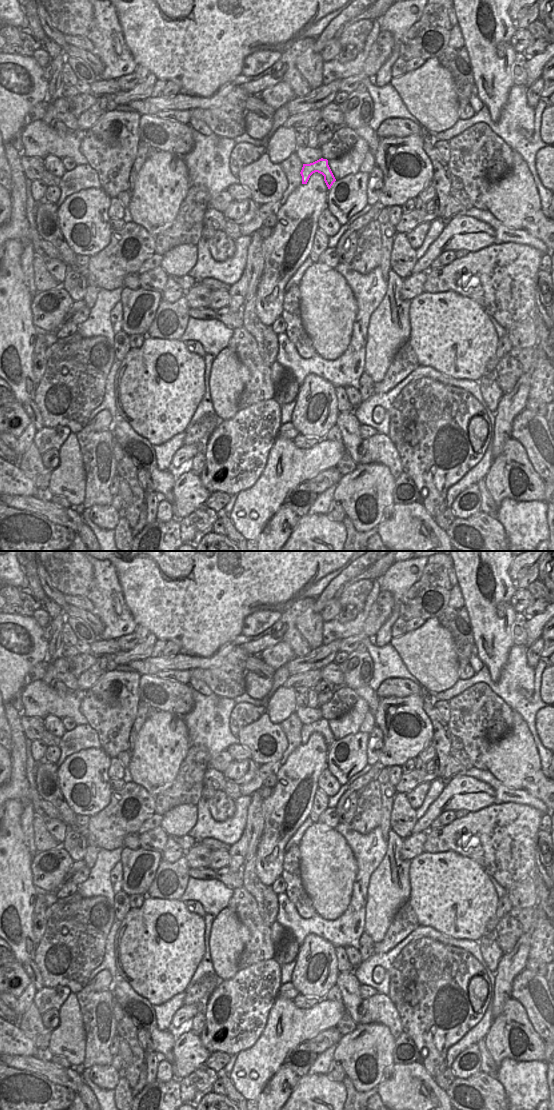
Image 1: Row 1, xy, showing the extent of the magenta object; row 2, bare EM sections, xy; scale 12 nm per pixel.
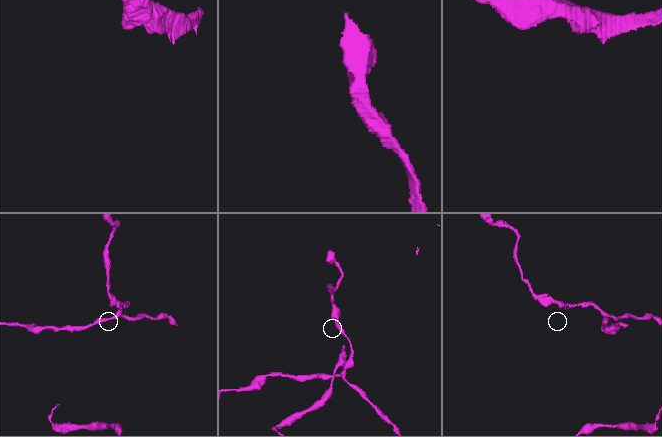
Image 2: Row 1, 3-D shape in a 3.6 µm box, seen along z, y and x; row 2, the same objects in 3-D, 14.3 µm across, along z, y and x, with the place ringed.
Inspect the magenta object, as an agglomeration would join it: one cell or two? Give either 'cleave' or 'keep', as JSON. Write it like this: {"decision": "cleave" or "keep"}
{"decision": "keep"}

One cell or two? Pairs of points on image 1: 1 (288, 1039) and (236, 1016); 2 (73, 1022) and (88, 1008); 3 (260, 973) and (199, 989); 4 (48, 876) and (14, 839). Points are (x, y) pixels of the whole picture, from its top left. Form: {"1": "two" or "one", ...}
{"1": "two", "2": "two", "3": "two", "4": "two"}

